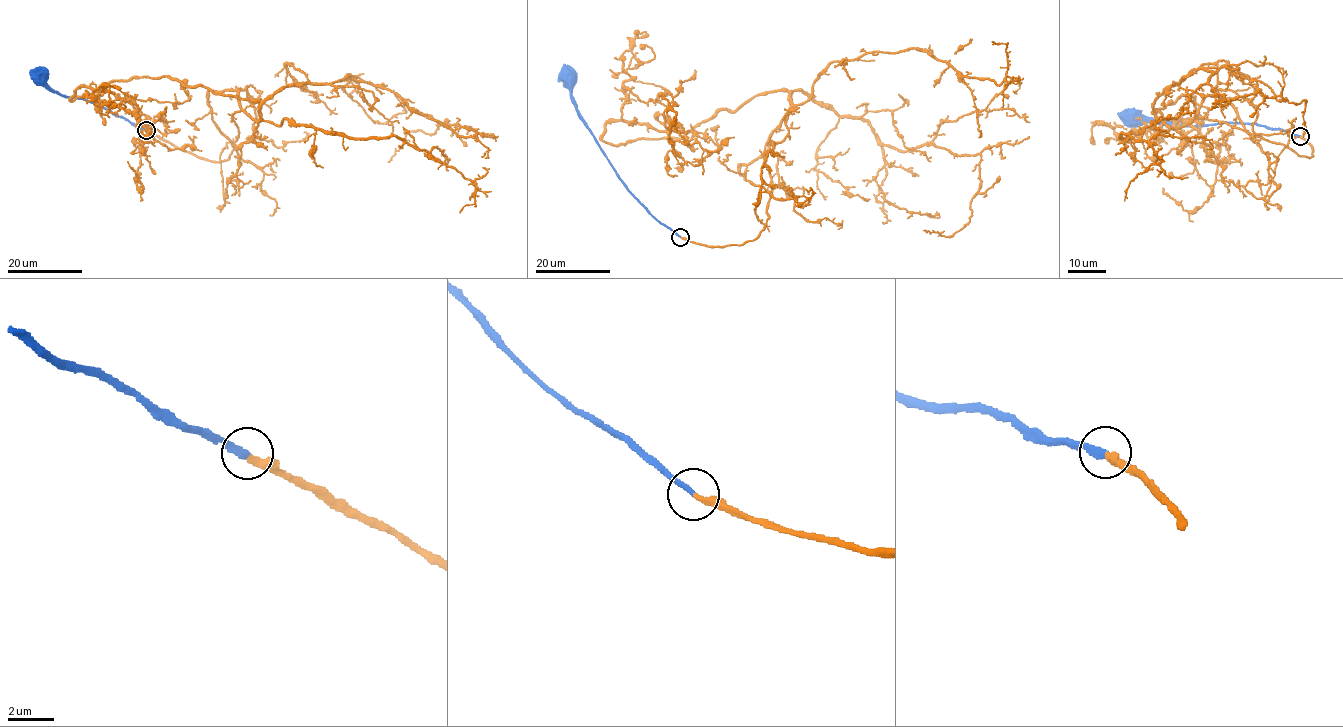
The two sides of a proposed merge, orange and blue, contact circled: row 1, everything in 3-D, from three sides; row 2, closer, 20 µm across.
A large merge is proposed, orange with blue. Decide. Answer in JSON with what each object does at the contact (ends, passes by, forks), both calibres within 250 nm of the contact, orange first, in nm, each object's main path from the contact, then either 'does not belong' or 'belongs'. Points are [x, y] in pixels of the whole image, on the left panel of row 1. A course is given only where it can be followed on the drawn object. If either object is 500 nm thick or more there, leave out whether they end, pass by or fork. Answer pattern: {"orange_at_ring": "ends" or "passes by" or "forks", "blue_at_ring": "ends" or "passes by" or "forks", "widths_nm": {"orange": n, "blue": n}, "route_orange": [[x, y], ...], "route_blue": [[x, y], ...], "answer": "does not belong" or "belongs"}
{"orange_at_ring": "ends", "blue_at_ring": "ends", "widths_nm": {"orange": 320, "blue": 240}, "route_orange": [[147, 130], [227, 160], [260, 102], [81, 87], [136, 106], [140, 190], [127, 161]], "route_blue": [[146, 130], [90, 101], [52, 92], [39, 78]], "answer": "belongs"}

